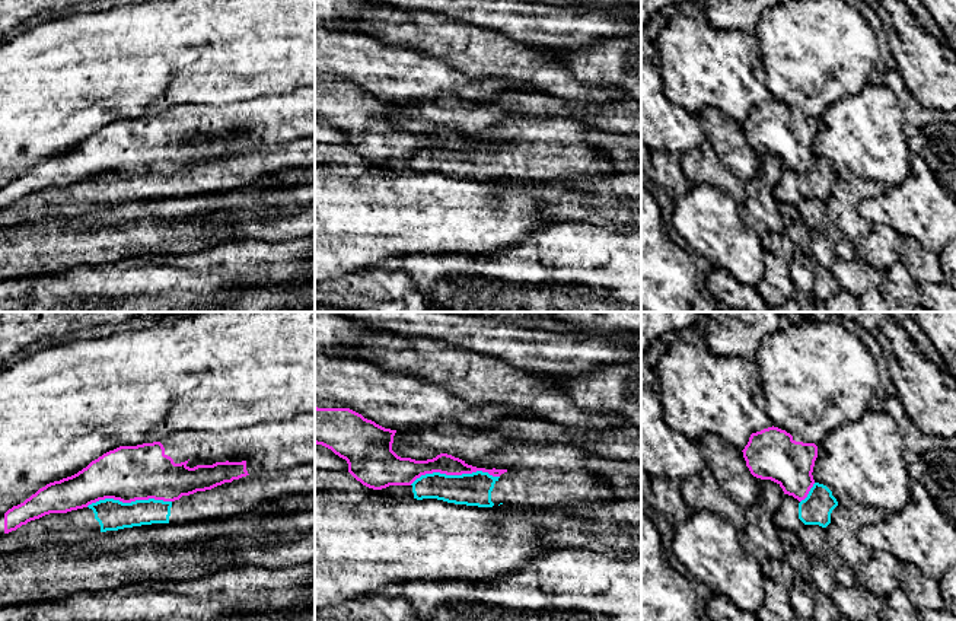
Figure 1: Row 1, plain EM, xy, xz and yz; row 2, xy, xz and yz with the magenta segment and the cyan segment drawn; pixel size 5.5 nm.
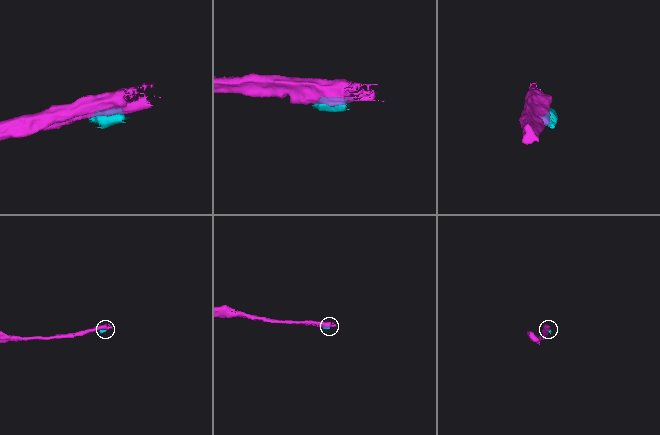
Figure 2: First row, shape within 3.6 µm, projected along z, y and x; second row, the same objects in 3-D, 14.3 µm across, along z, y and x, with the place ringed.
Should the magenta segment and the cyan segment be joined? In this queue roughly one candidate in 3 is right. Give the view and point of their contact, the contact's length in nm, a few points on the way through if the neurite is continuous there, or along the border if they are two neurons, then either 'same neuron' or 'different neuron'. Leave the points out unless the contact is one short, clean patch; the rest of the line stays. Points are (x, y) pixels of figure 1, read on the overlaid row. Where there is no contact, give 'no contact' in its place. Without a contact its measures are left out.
xz (453, 474) | 500 nm | along xz (499, 475), (481, 471), (461, 474), (426, 473), (410, 484) | different neuron

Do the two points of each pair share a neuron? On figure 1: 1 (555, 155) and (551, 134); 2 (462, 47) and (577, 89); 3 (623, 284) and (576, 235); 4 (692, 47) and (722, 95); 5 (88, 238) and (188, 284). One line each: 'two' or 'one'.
1: two
2: one
3: one
4: one
5: two

